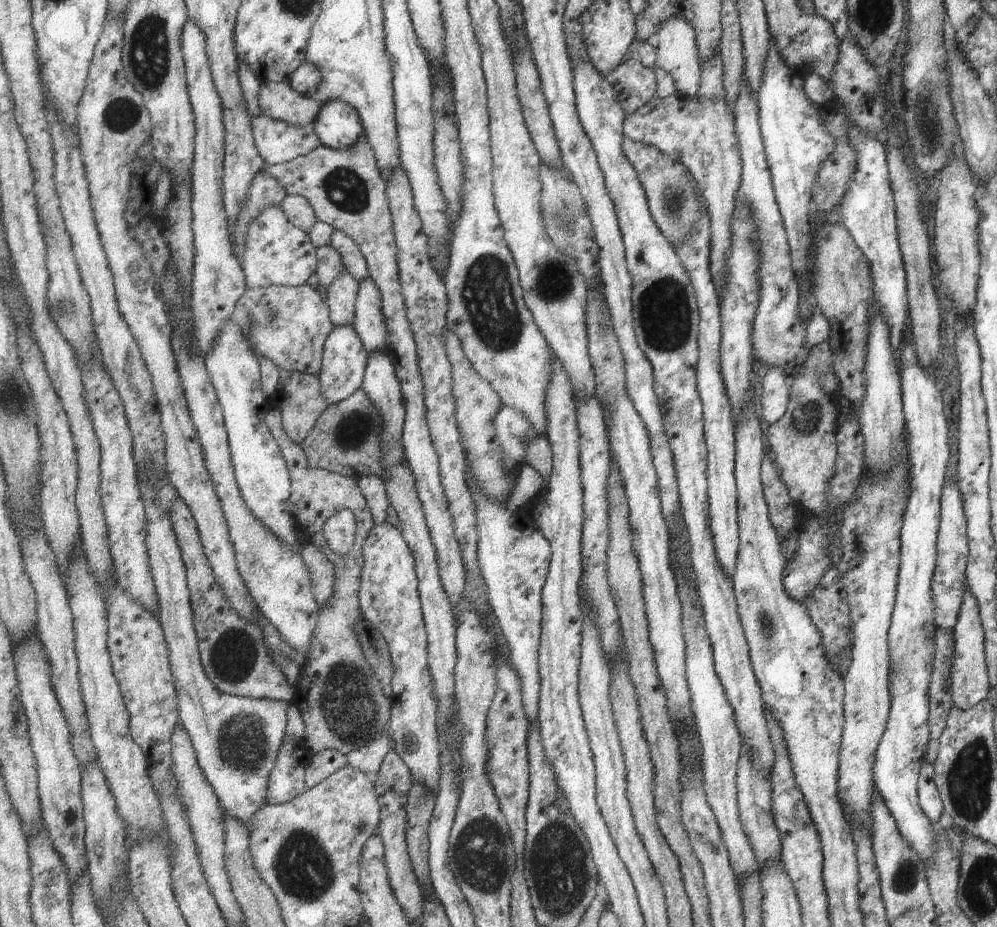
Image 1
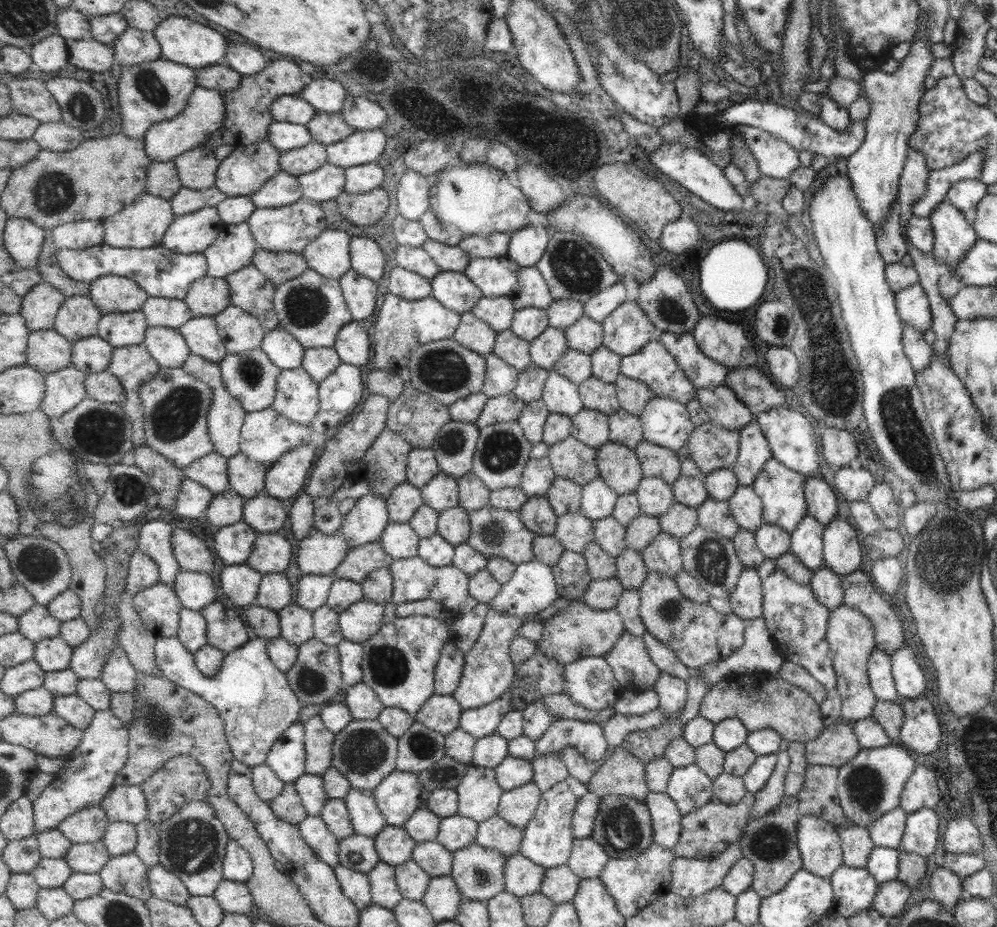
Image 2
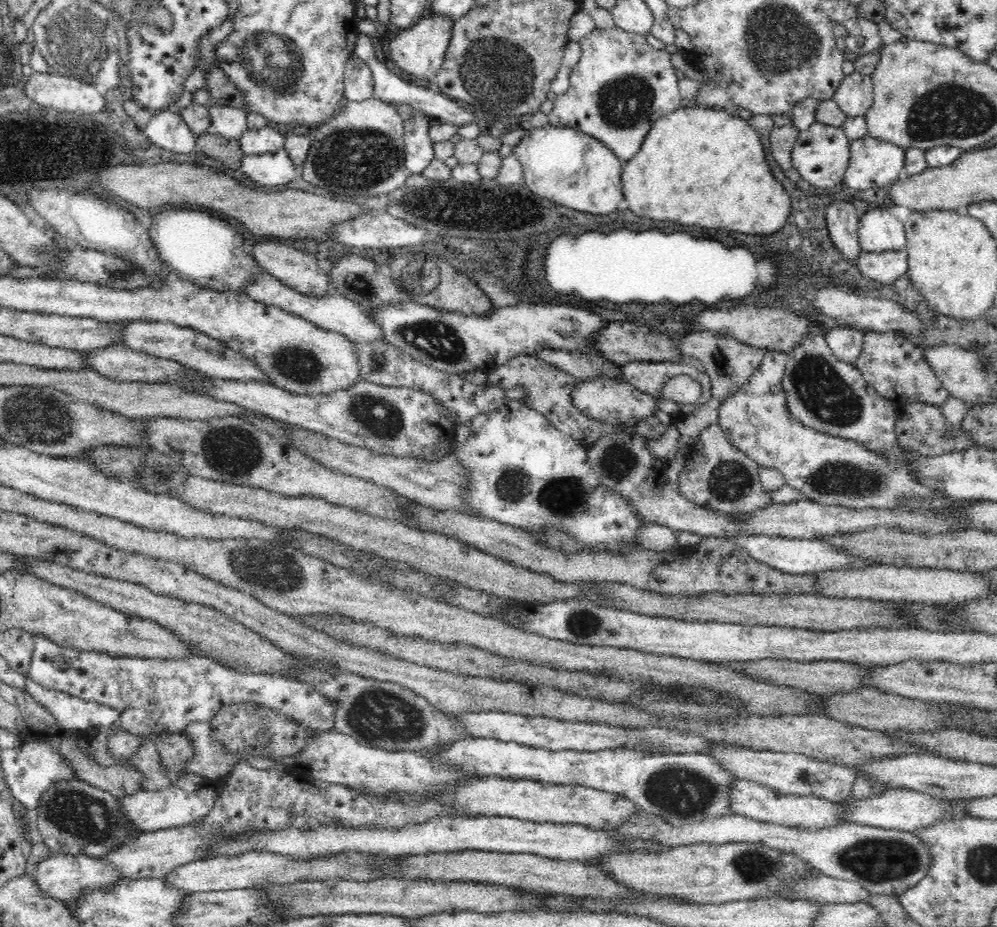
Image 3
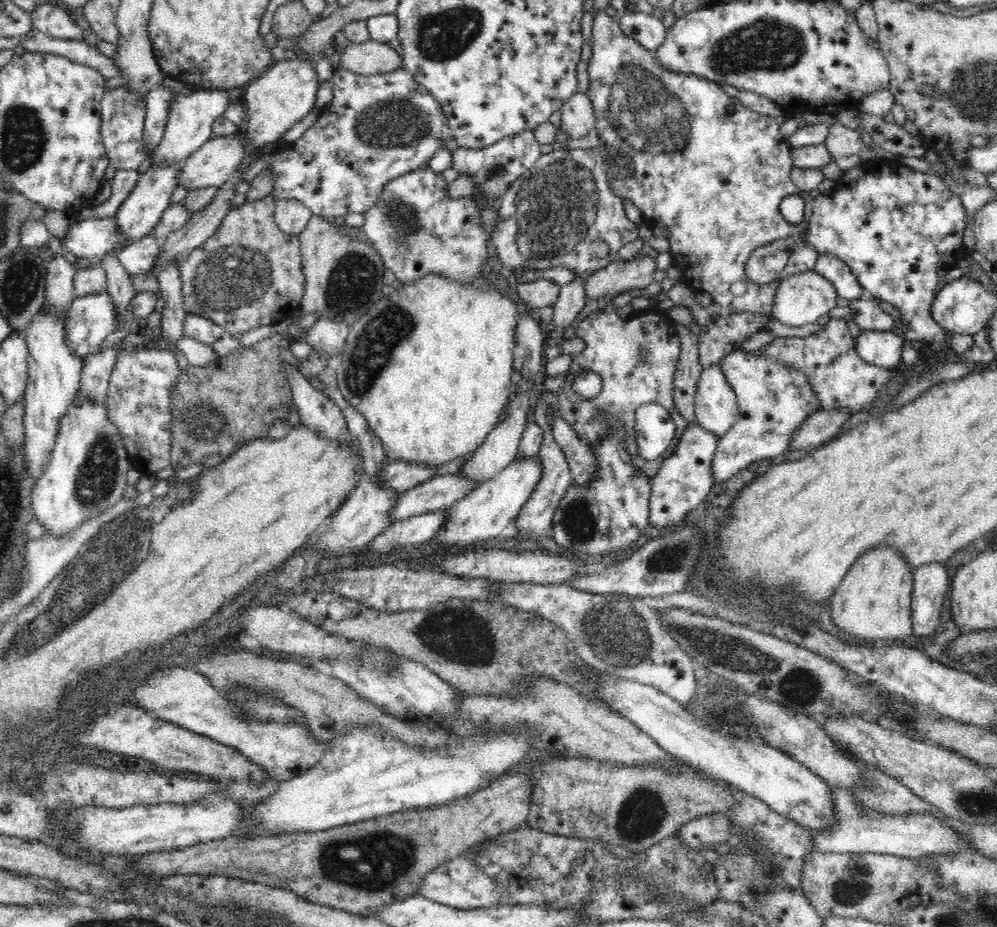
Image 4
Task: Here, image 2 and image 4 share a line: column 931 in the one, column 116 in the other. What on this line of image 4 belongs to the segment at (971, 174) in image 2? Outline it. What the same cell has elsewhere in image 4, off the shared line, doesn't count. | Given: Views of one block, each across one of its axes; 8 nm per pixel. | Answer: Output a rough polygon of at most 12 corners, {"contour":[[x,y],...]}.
{"contour":[[137,169],[115,170],[108,200],[82,208],[73,219],[113,217],[136,186]]}

